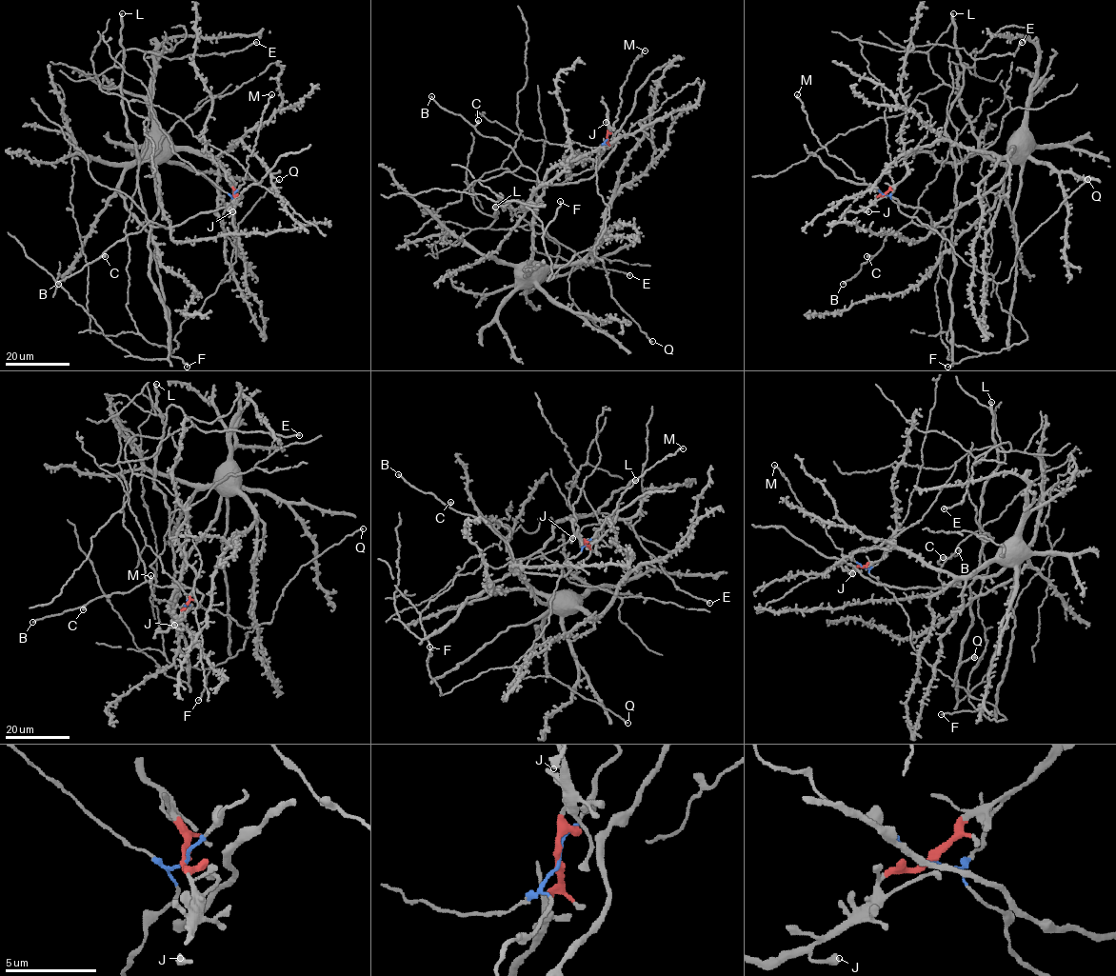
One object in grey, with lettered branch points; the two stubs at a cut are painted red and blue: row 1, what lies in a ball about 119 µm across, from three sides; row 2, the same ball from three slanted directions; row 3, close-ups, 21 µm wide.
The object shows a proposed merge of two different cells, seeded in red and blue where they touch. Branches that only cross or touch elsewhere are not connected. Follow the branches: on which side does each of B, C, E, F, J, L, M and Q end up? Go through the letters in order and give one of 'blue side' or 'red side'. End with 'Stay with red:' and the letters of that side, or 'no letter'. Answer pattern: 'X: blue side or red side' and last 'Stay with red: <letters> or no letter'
B: red side
C: red side
E: red side
F: blue side
J: red side
L: red side
M: blue side
Q: blue side
Stay with red: B, C, E, J, L

